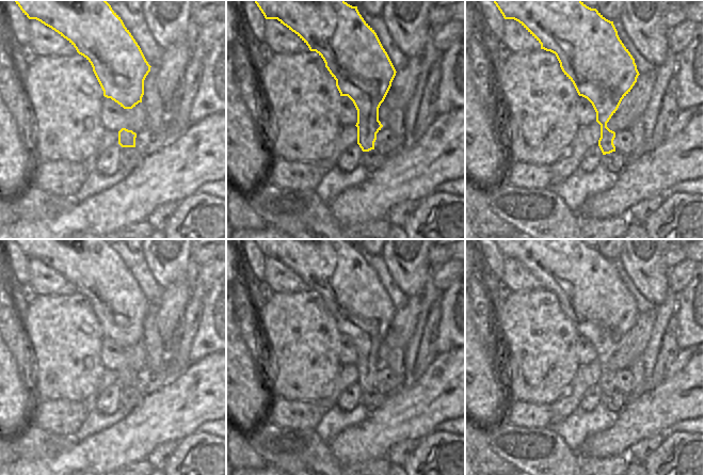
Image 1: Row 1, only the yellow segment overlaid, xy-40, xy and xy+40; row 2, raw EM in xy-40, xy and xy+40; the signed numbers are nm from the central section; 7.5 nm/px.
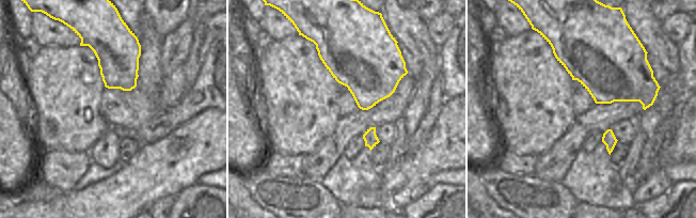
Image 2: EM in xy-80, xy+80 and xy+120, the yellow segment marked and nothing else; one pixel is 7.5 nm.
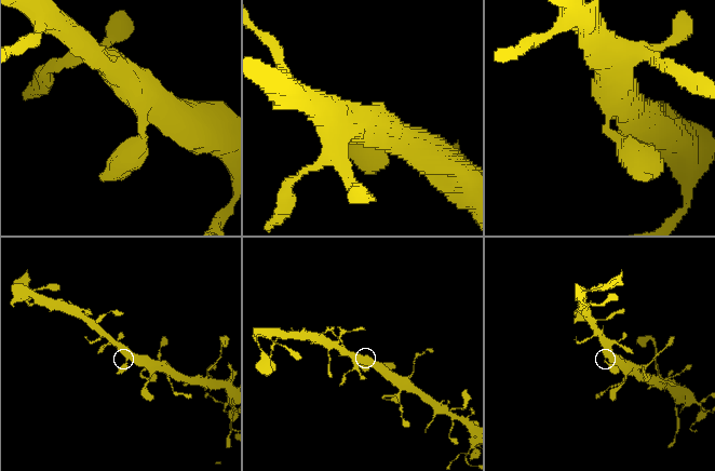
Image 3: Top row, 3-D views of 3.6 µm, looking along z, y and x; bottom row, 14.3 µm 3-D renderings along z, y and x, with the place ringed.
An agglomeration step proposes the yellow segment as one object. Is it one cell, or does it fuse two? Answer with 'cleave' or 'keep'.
keep

